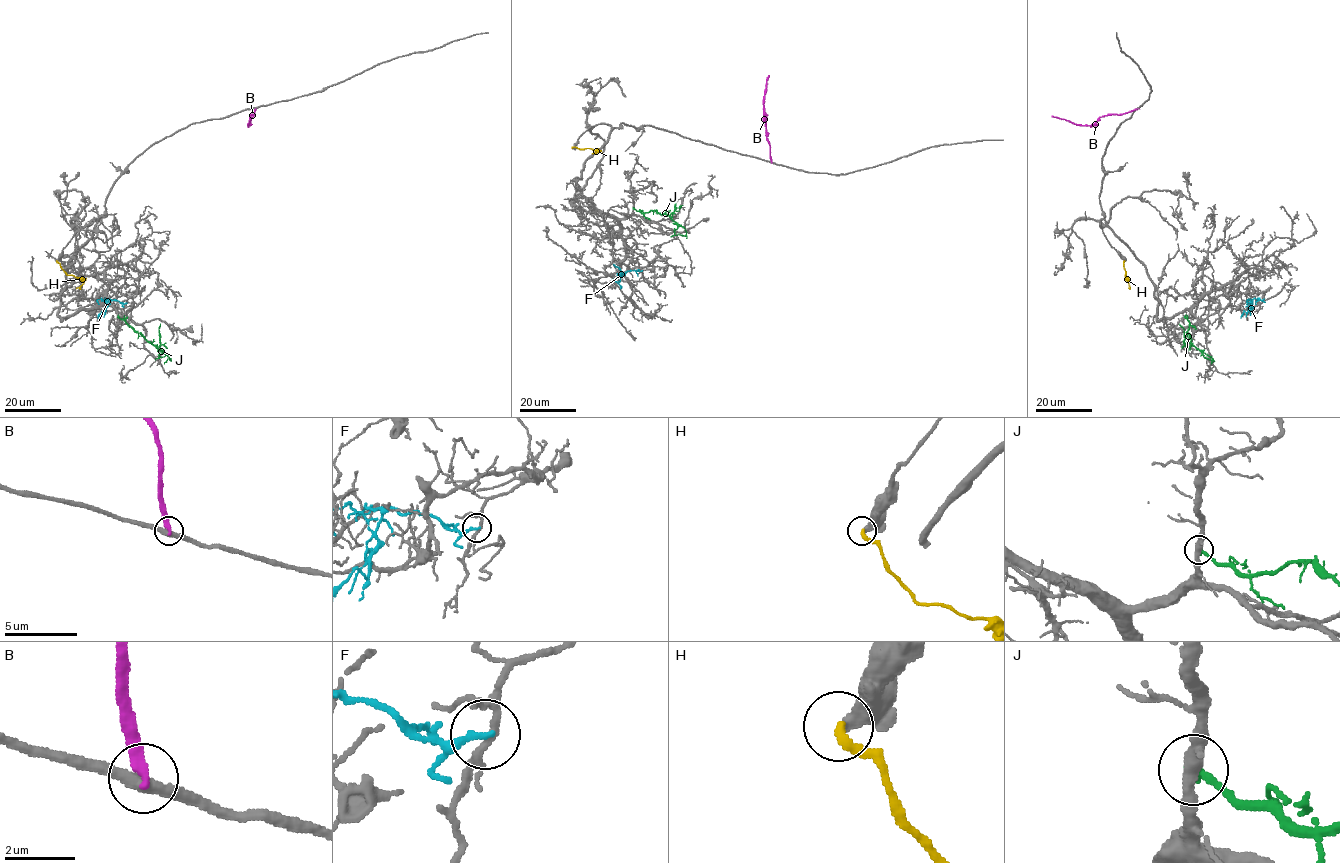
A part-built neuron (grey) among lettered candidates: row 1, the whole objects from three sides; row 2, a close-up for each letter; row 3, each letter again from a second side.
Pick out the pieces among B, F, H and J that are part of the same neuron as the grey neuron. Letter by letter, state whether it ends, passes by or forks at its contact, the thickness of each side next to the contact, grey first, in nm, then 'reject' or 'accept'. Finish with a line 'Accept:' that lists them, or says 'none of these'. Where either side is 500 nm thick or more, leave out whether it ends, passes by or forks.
B: it ends | 360/260 nm | reject
F: it ends | 180/190 nm | reject
H: it ends | 480/240 nm | accept
J: it ends | 300/280 nm | reject
Accept: H

